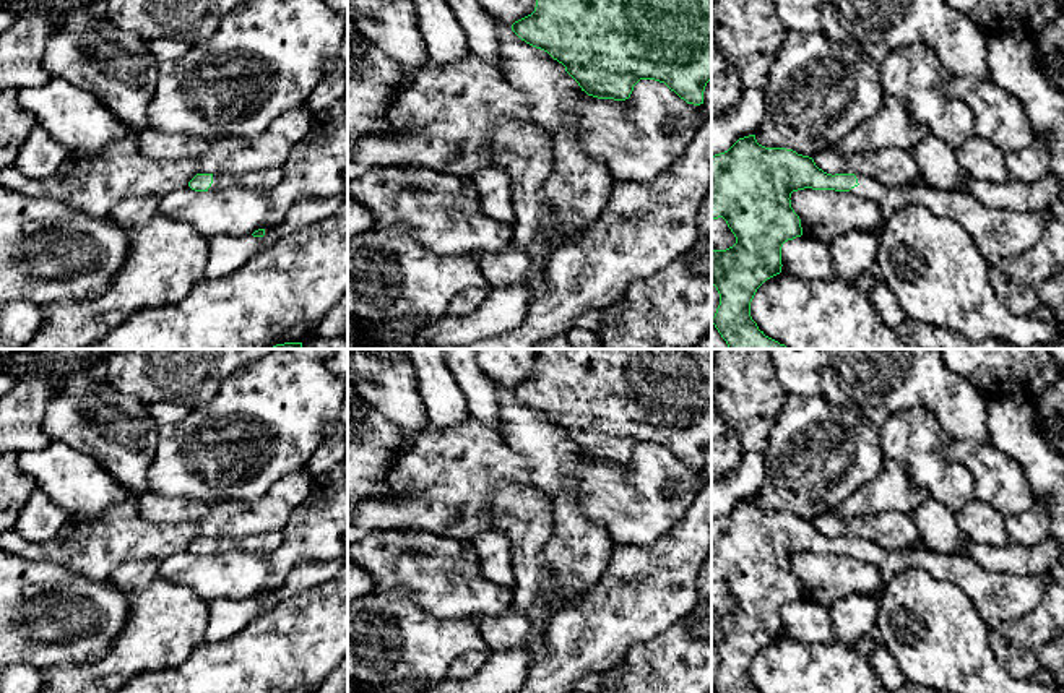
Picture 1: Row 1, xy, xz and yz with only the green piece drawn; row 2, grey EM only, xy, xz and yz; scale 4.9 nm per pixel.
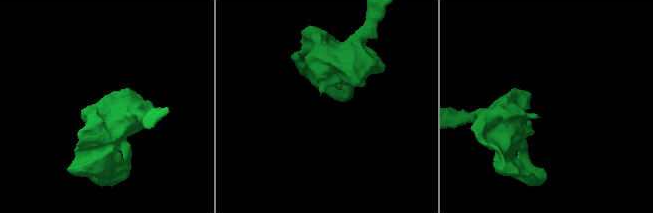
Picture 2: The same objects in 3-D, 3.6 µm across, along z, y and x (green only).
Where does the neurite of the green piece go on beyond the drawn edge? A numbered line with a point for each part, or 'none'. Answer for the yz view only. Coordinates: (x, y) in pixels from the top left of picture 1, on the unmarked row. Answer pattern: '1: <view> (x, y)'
1: yz (998, 598)

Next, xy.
1: xy (263, 542)

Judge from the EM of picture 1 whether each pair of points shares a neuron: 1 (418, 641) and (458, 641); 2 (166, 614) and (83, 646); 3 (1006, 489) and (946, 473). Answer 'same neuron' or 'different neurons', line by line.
1: same neuron
2: different neurons
3: different neurons

